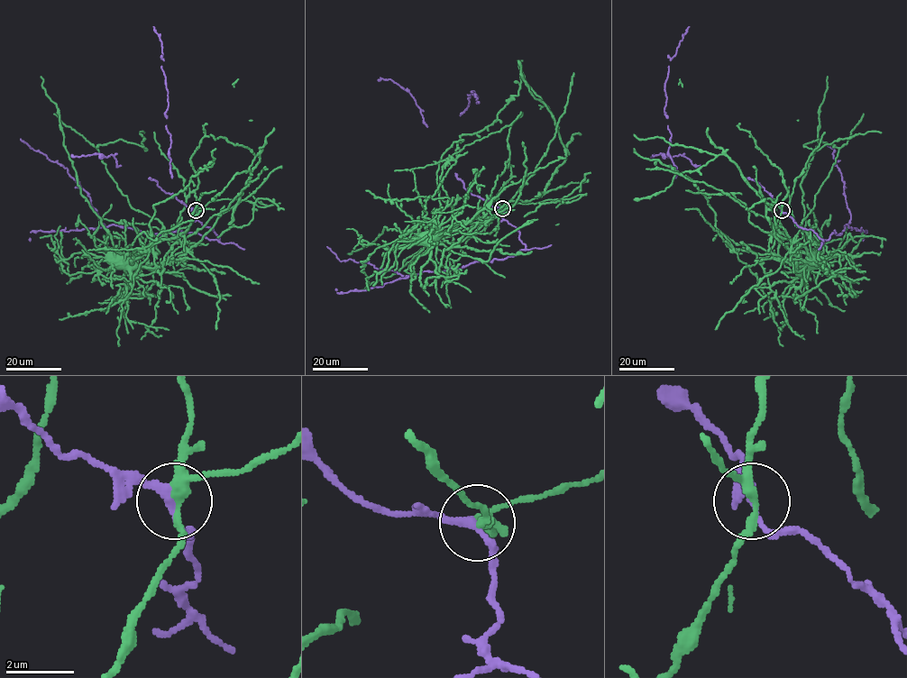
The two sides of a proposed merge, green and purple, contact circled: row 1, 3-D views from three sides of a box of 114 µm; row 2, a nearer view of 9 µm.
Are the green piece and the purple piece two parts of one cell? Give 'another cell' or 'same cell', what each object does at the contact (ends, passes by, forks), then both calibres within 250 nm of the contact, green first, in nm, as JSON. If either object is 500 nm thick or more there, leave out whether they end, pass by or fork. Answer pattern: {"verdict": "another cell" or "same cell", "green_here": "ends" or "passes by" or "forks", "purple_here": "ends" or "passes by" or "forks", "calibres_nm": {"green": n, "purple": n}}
{"verdict": "another cell", "green_here": "forks", "purple_here": "passes by", "calibres_nm": {"green": 240, "purple": 200}}

